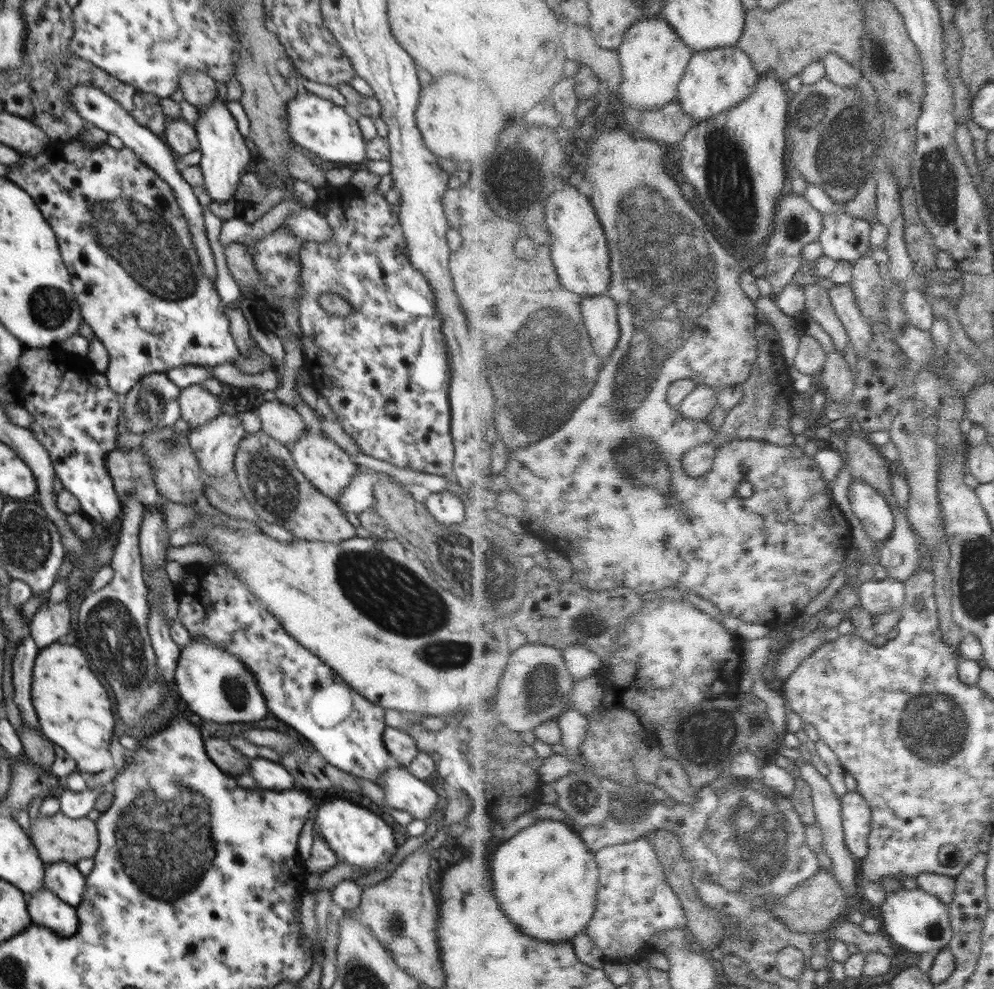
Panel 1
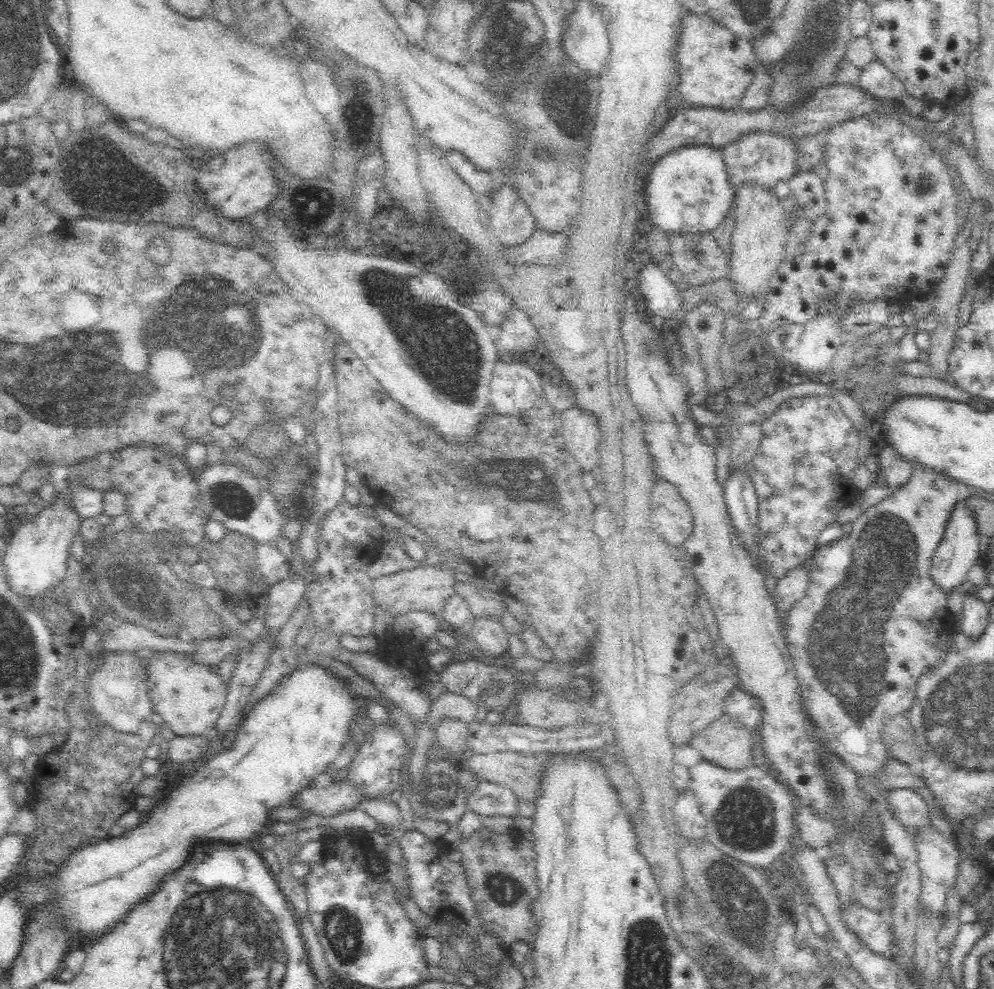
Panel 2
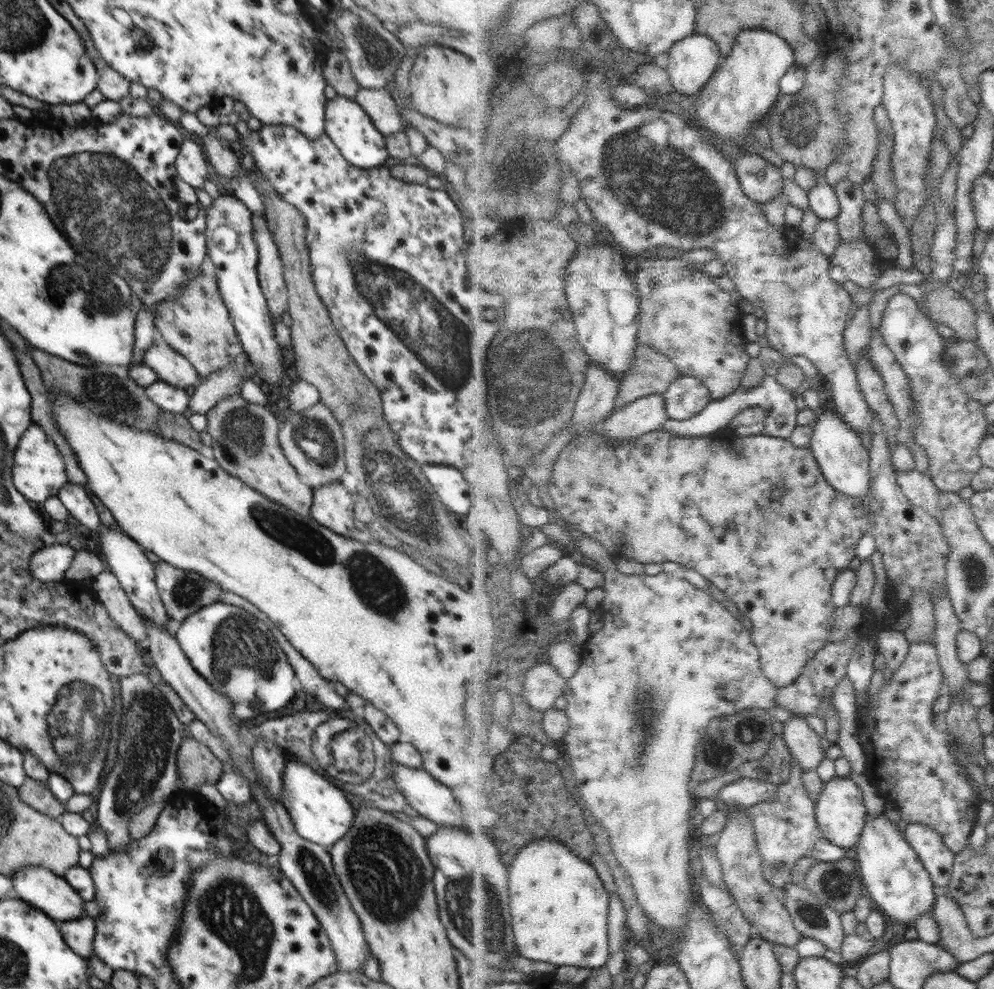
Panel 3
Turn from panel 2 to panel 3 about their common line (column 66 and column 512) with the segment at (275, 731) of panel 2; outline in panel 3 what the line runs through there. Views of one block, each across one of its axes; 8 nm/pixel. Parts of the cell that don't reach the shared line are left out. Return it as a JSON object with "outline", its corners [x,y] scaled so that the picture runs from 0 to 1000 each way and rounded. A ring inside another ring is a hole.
{"outline":[[[540,849],[529,854],[519,867],[517,876],[515,876],[515,922],[519,926],[519,948],[523,950],[523,963],[535,971],[545,971],[559,975],[559,977],[581,977],[586,979],[606,979],[614,973],[615,964],[615,910],[616,905],[608,895],[608,890],[604,887],[602,880],[596,872],[578,862],[572,853],[565,853],[561,849]]]}

